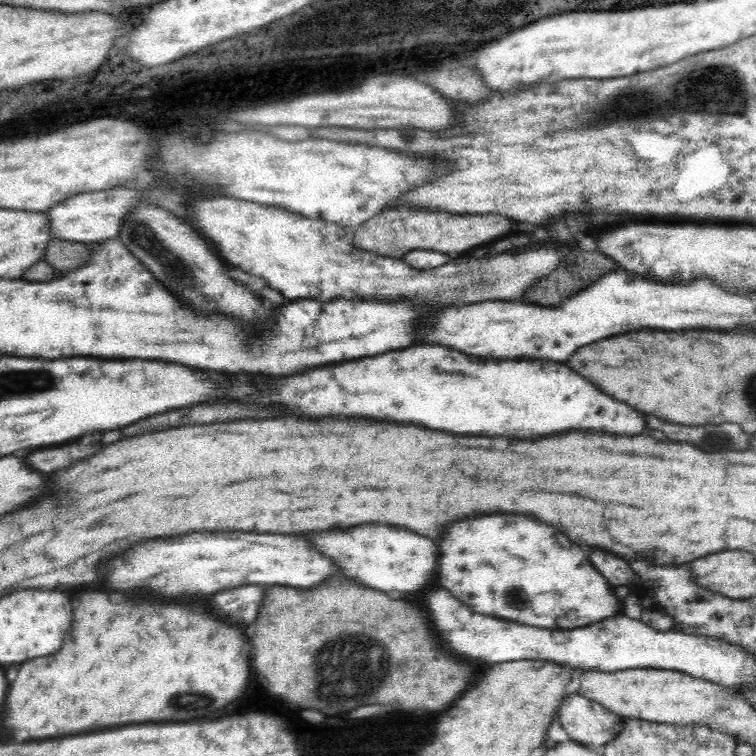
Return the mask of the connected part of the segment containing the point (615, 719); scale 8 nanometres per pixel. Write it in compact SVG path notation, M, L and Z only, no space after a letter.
M568 693L557 710L557 721L570 741L602 746L623 727L625 718L576 693Z

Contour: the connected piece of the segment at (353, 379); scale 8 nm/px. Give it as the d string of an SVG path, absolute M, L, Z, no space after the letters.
M412 346L404 350L389 351L372 358L360 358L346 364L334 364L322 370L294 374L292 378L282 378L274 392L260 402L280 402L290 410L302 412L302 416L370 416L376 420L394 420L394 422L414 422L434 430L446 430L454 434L488 434L488 436L544 436L562 432L568 428L584 430L602 430L616 434L636 434L642 430L644 420L630 406L612 400L598 392L592 384L580 378L564 364L554 364L542 360L478 360L466 358L458 352L448 352L442 346Z

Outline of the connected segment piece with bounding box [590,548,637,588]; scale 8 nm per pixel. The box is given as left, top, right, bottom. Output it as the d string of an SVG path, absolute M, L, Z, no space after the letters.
M598 548L590 550L590 564L606 579L608 586L631 586L637 582L637 576L629 569L628 562L602 552Z

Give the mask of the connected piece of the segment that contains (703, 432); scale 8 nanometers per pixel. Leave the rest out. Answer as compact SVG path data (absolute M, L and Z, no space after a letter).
M644 414L646 428L660 430L666 440L672 442L688 442L696 446L698 450L704 450L708 454L720 452L720 450L746 450L748 448L748 436L736 426L736 424L722 424L722 426L676 426L662 422L656 416Z

